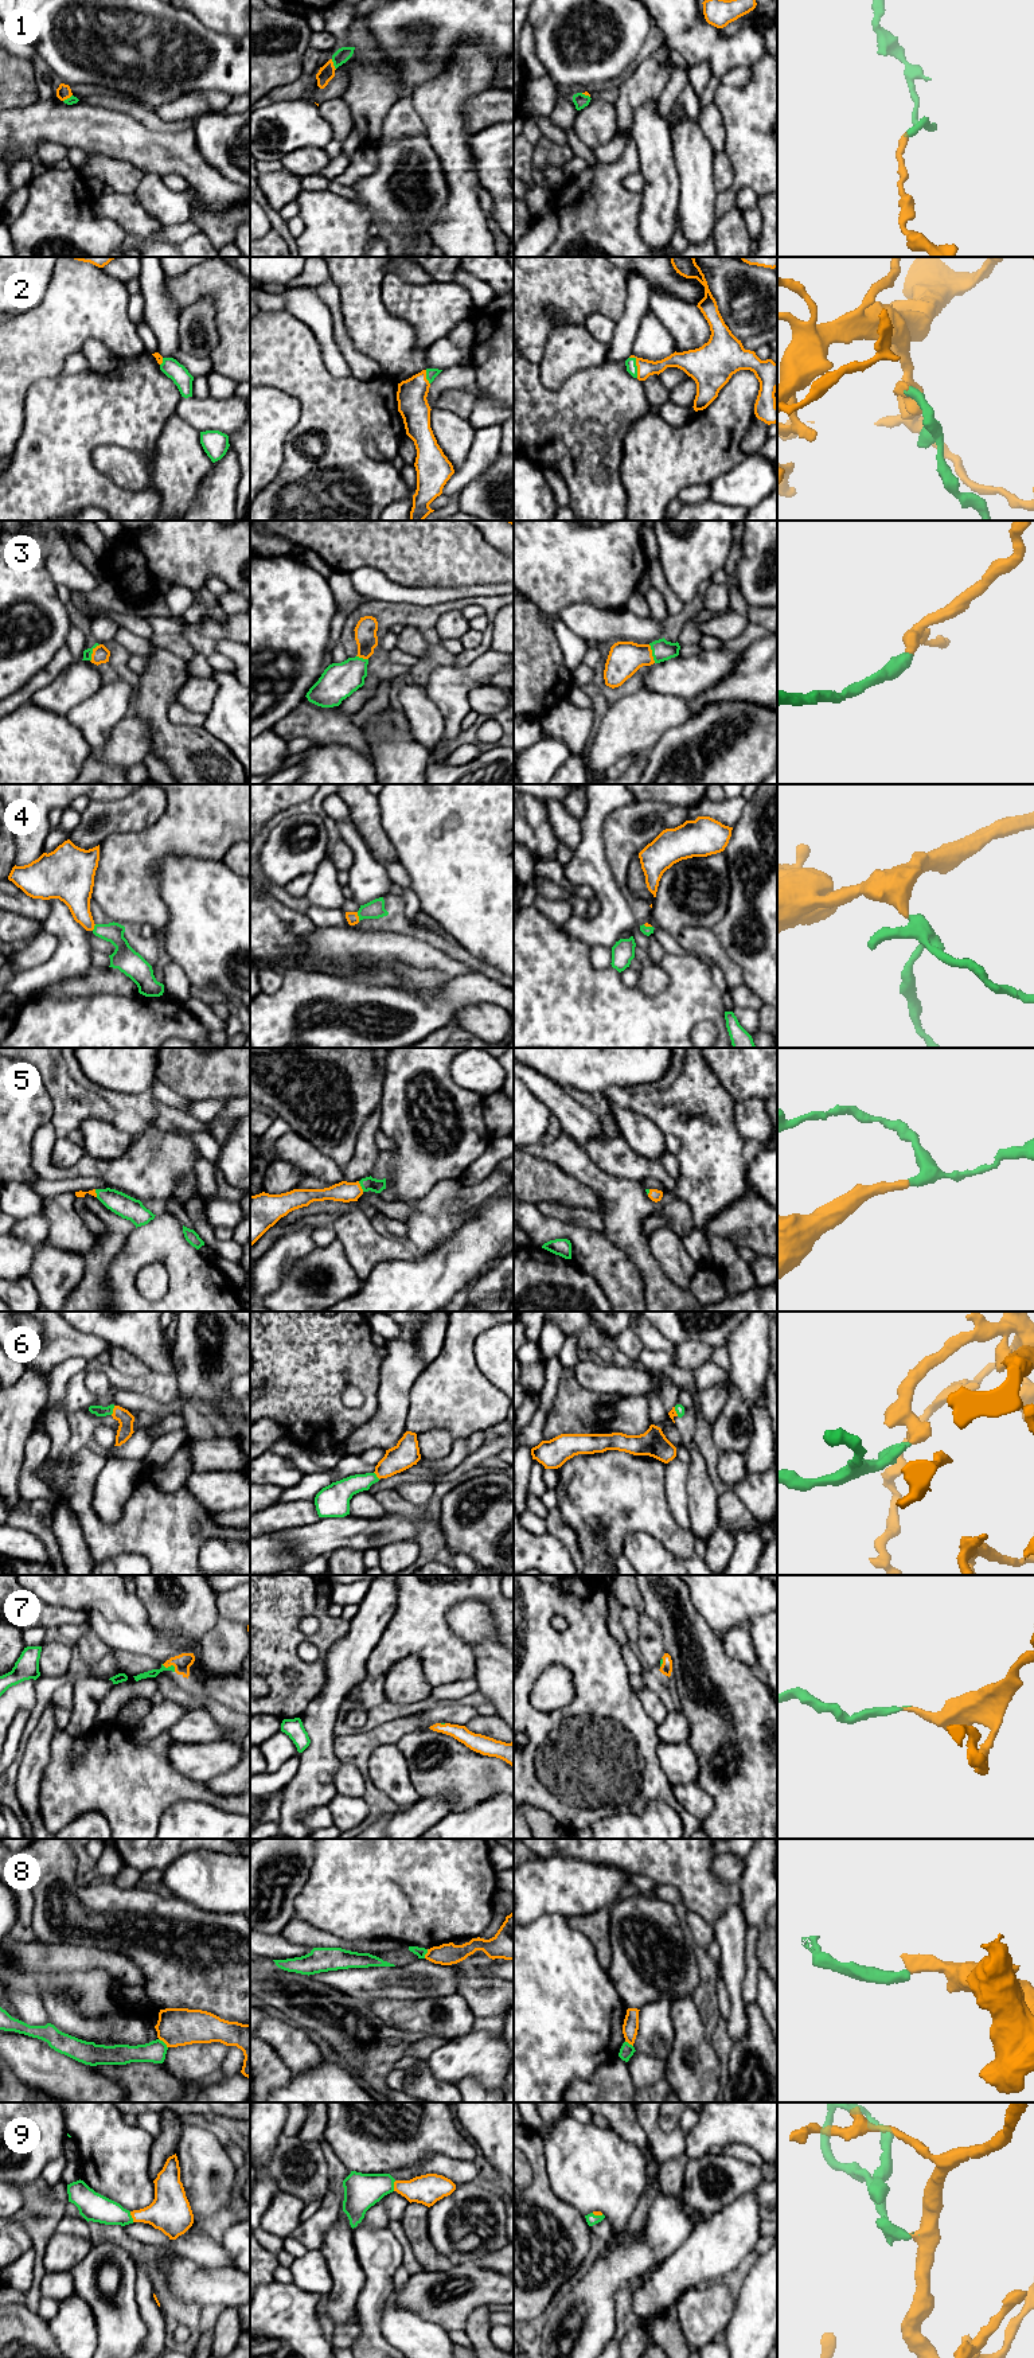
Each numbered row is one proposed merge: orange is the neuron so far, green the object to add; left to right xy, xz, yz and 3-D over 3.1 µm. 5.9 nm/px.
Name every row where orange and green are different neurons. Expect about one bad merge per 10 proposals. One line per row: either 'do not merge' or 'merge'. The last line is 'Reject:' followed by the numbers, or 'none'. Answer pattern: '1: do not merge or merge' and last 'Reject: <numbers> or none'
1: do not merge
2: merge
3: merge
4: merge
5: merge
6: merge
7: merge
8: do not merge
9: merge
Reject: 1, 8

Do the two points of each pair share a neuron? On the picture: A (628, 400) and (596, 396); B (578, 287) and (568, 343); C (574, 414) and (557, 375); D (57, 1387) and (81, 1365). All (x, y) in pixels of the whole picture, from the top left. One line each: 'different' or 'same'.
A: same
B: different
C: different
D: same

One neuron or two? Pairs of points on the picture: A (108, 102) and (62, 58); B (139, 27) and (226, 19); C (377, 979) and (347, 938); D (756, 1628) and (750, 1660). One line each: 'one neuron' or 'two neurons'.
A: two neurons
B: two neurons
C: one neuron
D: two neurons

